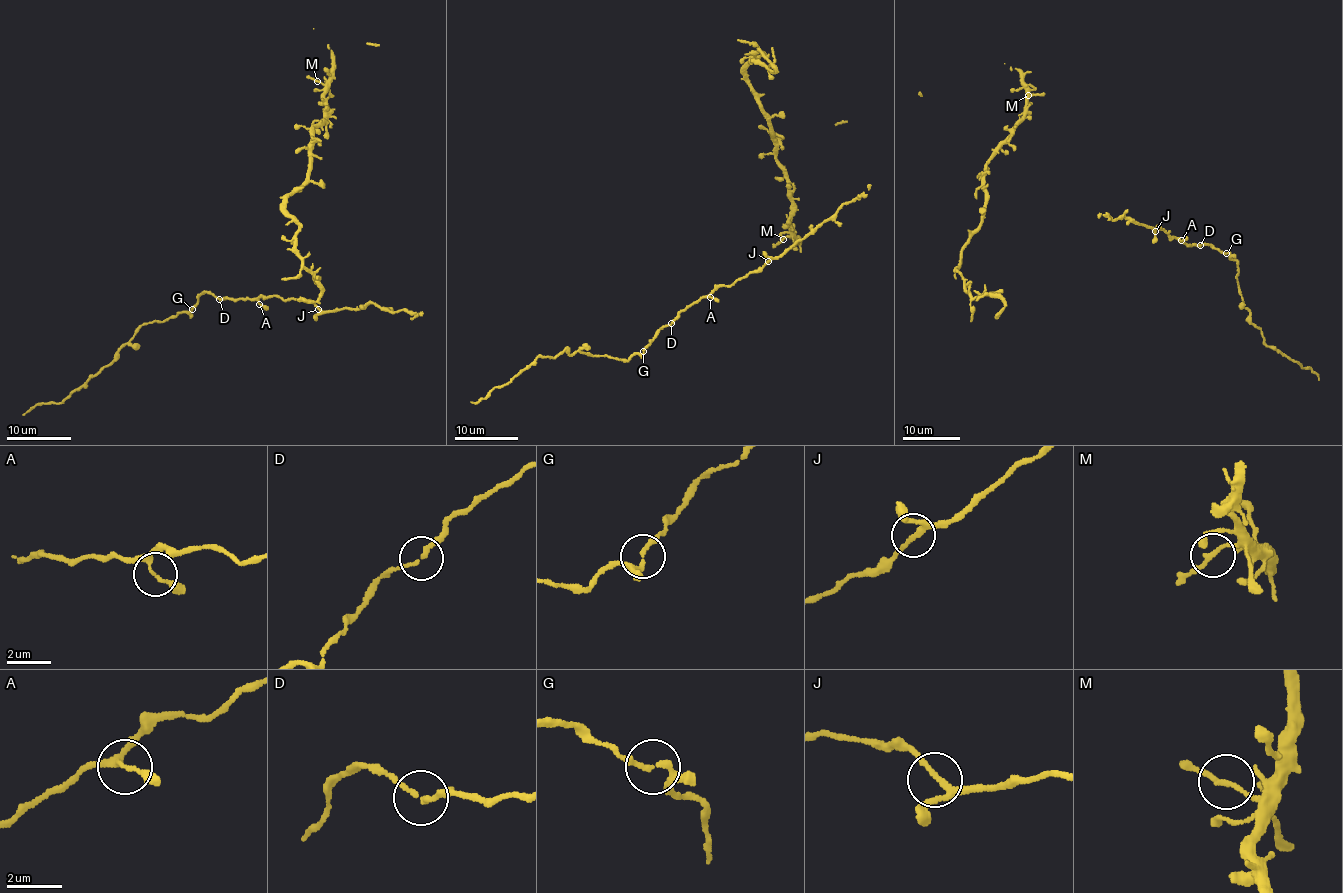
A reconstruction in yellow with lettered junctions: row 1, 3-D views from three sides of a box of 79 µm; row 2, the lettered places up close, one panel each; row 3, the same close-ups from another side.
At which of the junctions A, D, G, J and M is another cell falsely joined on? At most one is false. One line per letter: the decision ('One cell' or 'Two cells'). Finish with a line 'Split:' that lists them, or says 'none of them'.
A: One cell
D: One cell
G: One cell
J: One cell
M: One cell
Split: none of them

